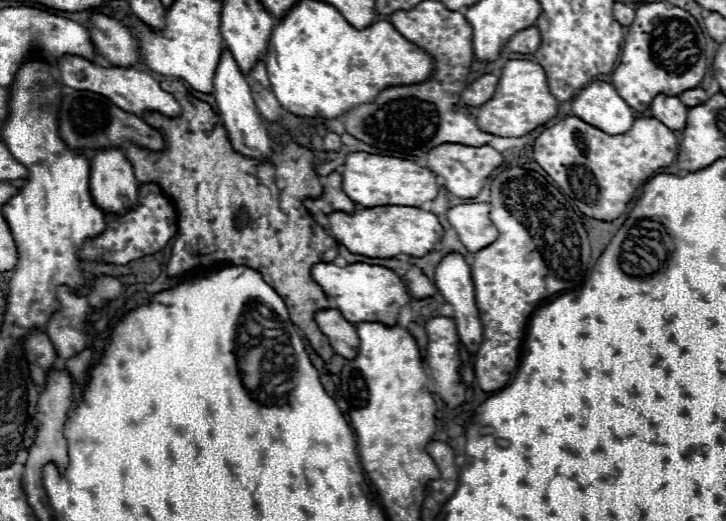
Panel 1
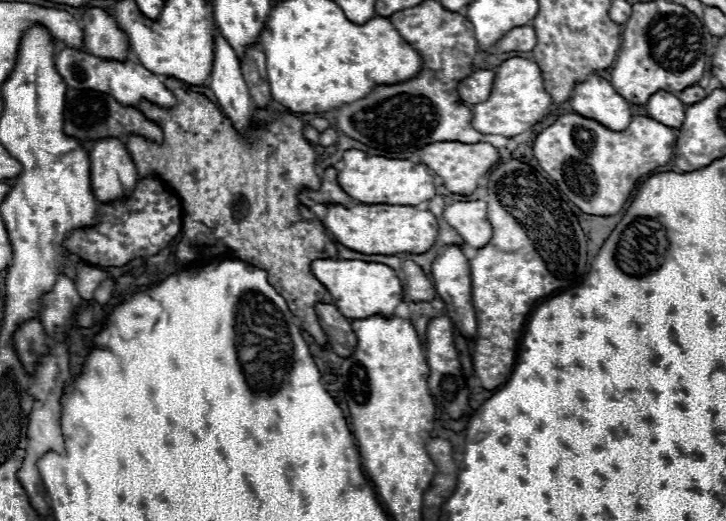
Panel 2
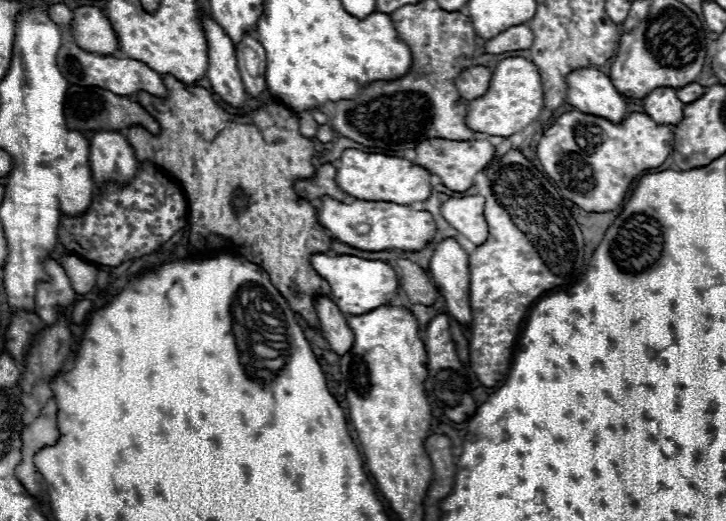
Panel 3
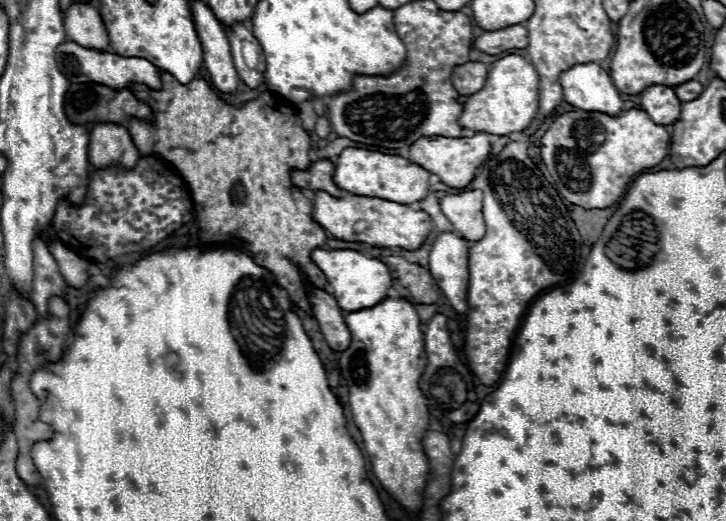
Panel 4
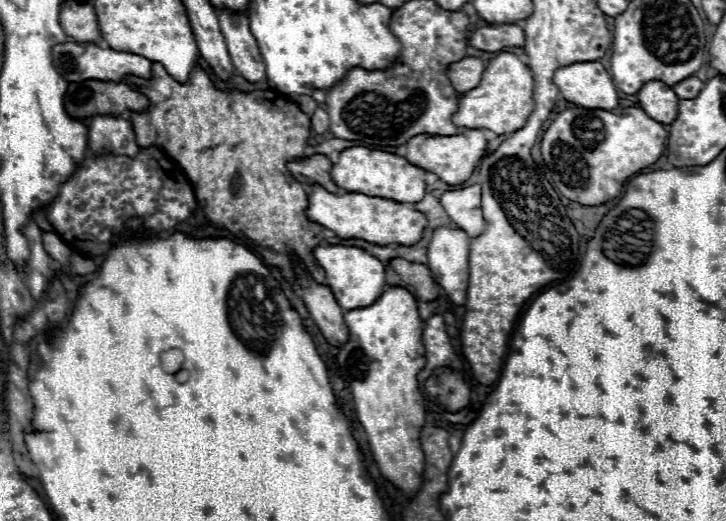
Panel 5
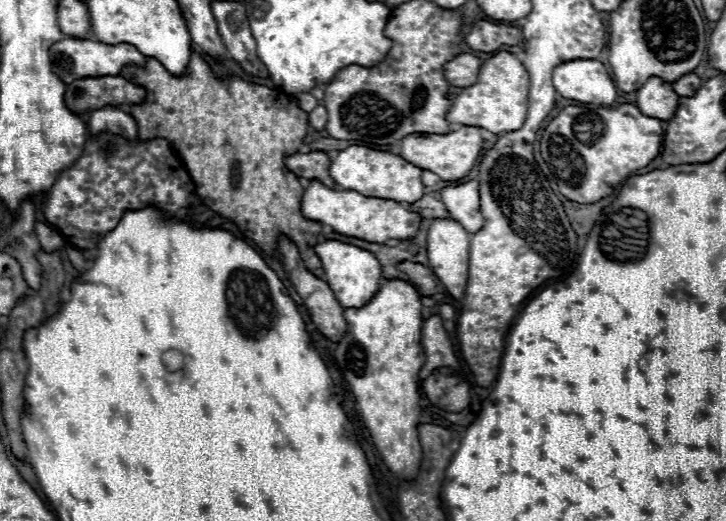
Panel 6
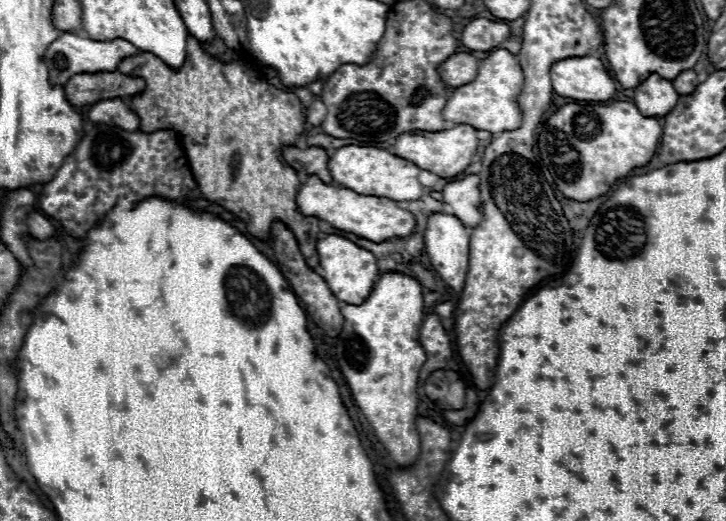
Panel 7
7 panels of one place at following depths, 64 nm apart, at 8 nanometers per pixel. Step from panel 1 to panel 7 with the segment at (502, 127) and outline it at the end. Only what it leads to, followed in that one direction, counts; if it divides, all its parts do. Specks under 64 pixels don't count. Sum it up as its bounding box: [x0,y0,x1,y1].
[442,48,524,134]

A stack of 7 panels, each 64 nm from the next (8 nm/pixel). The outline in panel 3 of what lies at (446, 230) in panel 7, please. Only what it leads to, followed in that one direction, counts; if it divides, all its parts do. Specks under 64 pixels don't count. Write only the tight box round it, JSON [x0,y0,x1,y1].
[430,238,470,324]

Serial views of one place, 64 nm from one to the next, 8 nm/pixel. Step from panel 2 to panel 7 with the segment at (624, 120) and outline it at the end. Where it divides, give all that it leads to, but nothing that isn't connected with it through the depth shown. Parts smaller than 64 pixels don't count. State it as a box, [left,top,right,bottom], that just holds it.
[550,56,616,102]

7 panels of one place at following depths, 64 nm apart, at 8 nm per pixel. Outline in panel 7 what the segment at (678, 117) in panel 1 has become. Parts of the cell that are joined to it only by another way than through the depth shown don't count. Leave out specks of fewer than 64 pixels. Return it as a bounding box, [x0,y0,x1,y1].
[634,74,678,116]

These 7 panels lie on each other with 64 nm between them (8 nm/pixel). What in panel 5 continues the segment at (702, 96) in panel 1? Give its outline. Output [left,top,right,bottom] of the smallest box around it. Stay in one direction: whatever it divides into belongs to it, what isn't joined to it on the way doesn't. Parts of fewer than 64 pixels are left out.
[672,76,704,98]

